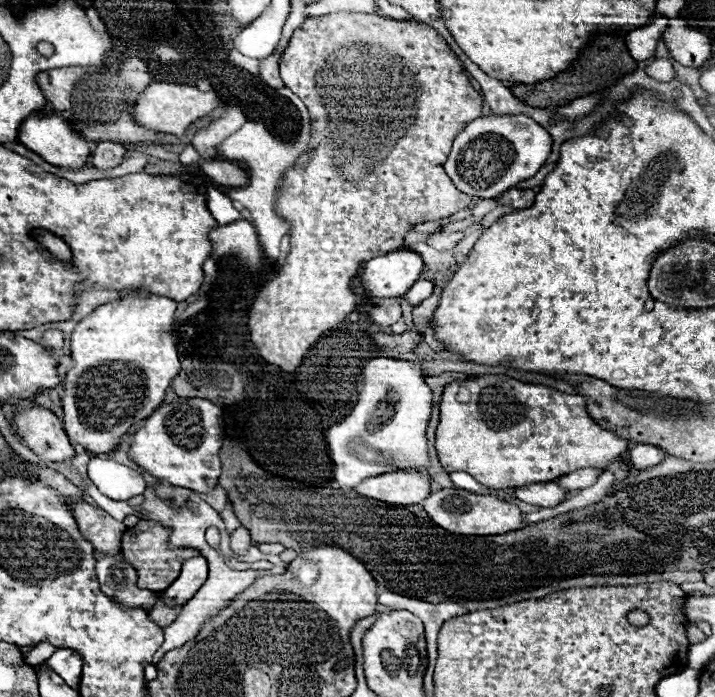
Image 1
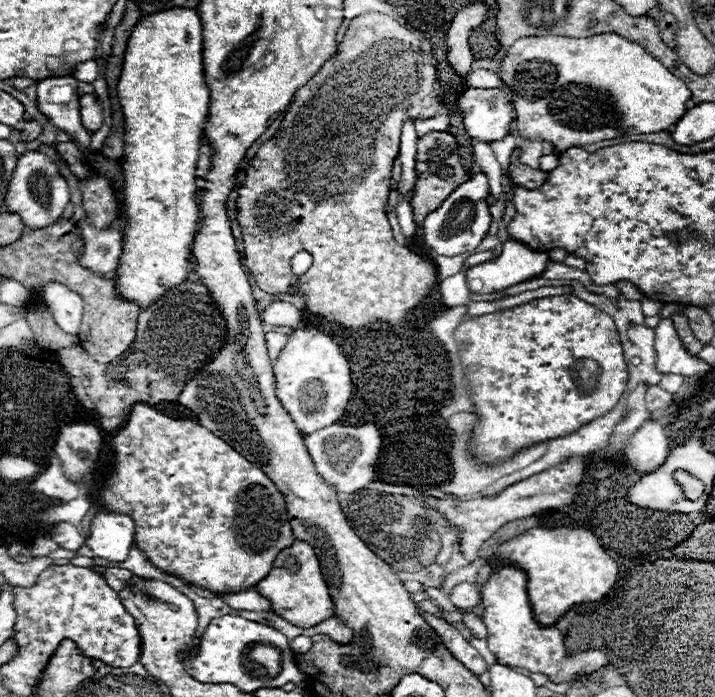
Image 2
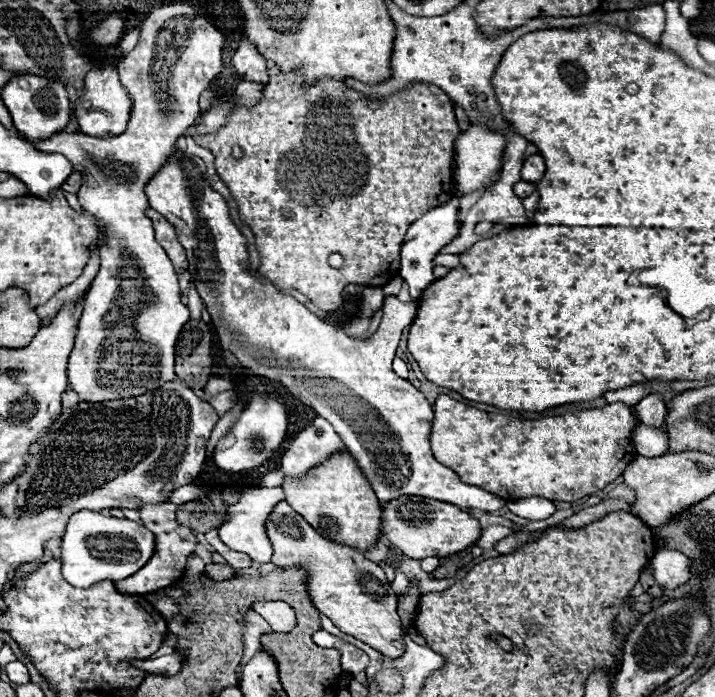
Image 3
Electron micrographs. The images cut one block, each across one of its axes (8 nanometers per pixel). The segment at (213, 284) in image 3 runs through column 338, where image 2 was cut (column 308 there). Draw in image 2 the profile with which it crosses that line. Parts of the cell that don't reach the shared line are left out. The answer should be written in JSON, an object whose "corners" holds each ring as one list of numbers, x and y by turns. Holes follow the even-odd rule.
{"corners":[[298,328,274,360,274,374,276,396,302,436,322,430,344,416,354,388,352,370,340,346,324,332,316,328]]}

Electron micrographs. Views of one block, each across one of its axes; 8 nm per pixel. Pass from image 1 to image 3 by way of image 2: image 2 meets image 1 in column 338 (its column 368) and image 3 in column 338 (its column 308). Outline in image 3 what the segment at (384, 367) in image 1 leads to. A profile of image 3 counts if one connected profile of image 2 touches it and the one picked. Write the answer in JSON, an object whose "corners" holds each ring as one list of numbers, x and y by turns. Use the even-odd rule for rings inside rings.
{"corners":[[318,416,312,422,312,426,302,430,286,448,282,456,284,478,300,478,314,466,322,464,324,460,344,450,346,446,342,438,334,432,334,428,326,420]]}

